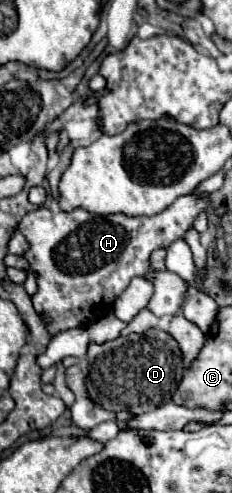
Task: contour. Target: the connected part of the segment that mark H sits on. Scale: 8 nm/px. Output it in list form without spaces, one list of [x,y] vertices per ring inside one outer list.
[[[183,195],[153,217],[127,217],[121,213],[103,217],[83,209],[53,213],[47,207],[29,211],[21,219],[19,231],[29,243],[23,257],[37,273],[39,289],[31,301],[41,317],[51,319],[51,323],[45,323],[47,331],[57,335],[71,327],[89,325],[109,313],[113,301],[127,289],[129,281],[137,275],[147,275],[149,255],[157,247],[169,247],[173,241],[181,239],[207,203],[209,199],[205,195]]]

